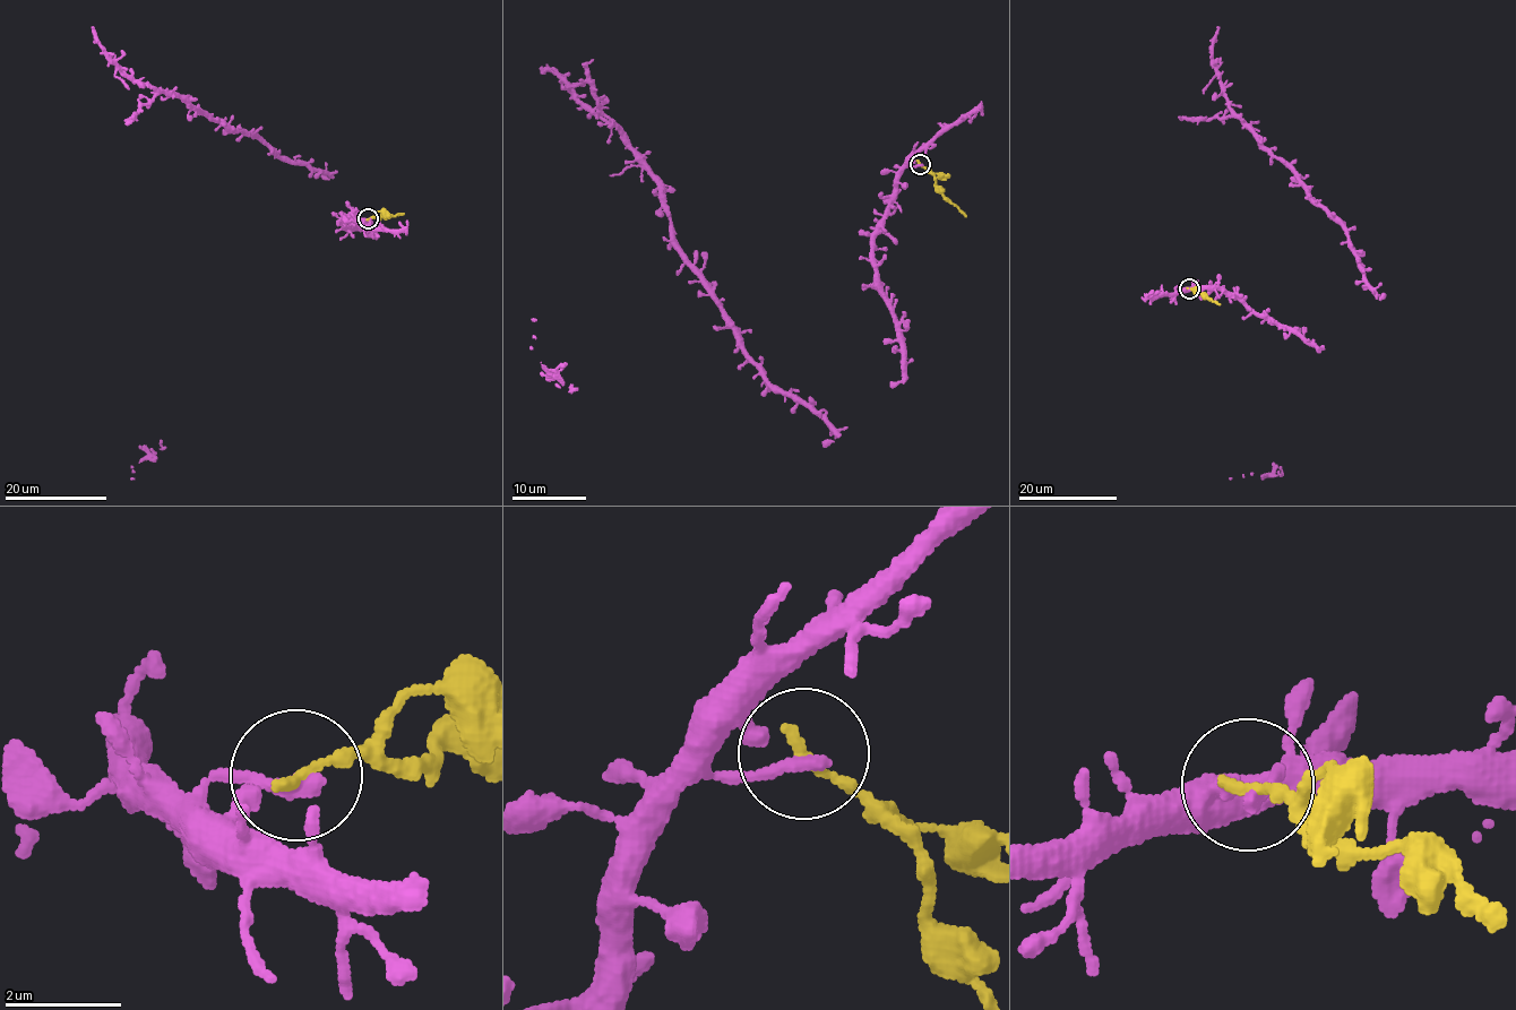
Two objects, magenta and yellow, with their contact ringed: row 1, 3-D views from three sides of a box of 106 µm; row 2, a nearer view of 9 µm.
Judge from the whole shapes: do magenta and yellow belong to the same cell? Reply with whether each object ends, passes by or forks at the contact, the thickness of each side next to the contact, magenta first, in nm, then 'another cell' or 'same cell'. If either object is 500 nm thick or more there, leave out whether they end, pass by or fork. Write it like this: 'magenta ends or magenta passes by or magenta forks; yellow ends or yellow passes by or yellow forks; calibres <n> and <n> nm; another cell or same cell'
magenta ends; yellow ends; calibres 280 and 200 nm; another cell

